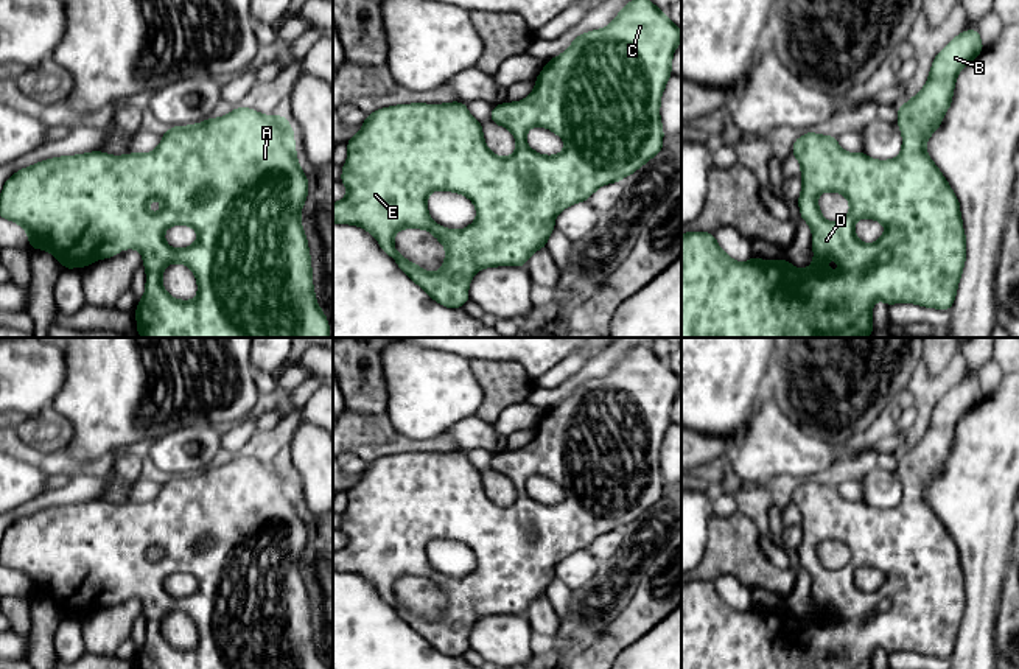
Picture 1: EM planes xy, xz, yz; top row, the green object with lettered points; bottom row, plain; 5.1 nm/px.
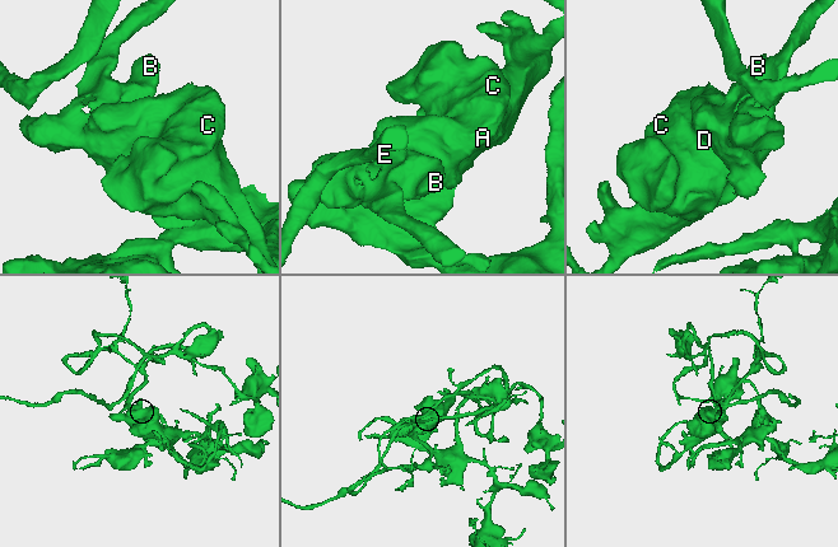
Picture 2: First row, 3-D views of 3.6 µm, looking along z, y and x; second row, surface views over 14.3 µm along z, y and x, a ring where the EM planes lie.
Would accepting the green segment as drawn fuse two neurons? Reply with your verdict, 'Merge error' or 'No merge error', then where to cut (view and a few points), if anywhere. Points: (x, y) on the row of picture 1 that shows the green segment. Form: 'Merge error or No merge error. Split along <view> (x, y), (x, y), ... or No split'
No merge error. No split

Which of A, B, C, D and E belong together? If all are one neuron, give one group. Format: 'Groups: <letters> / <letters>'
Groups: A B C D E

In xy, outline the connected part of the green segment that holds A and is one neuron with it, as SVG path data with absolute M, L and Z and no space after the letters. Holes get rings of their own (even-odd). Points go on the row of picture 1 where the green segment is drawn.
M236 107L221 118L208 118L191 126L170 128L168 132L162 135L160 145L149 154L131 152L126 156L109 156L101 151L93 151L79 156L47 159L28 168L22 168L5 182L0 194L0 218L14 221L26 230L31 243L30 250L42 247L53 254L65 269L76 266L86 268L96 260L115 257L121 249L138 249L146 269L145 296L135 308L135 330L142 338L330 338L328 320L314 296L308 241L300 222L300 212L308 196L308 179L297 162L294 137L294 131L285 115L261 115L254 109ZM152 199L159 199L163 205L159 213L148 212L148 204ZM176 224L193 227L198 232L196 243L185 249L170 247L163 233L168 227ZM170 263L184 263L193 271L198 280L198 297L194 300L177 300L165 291L162 272Z

